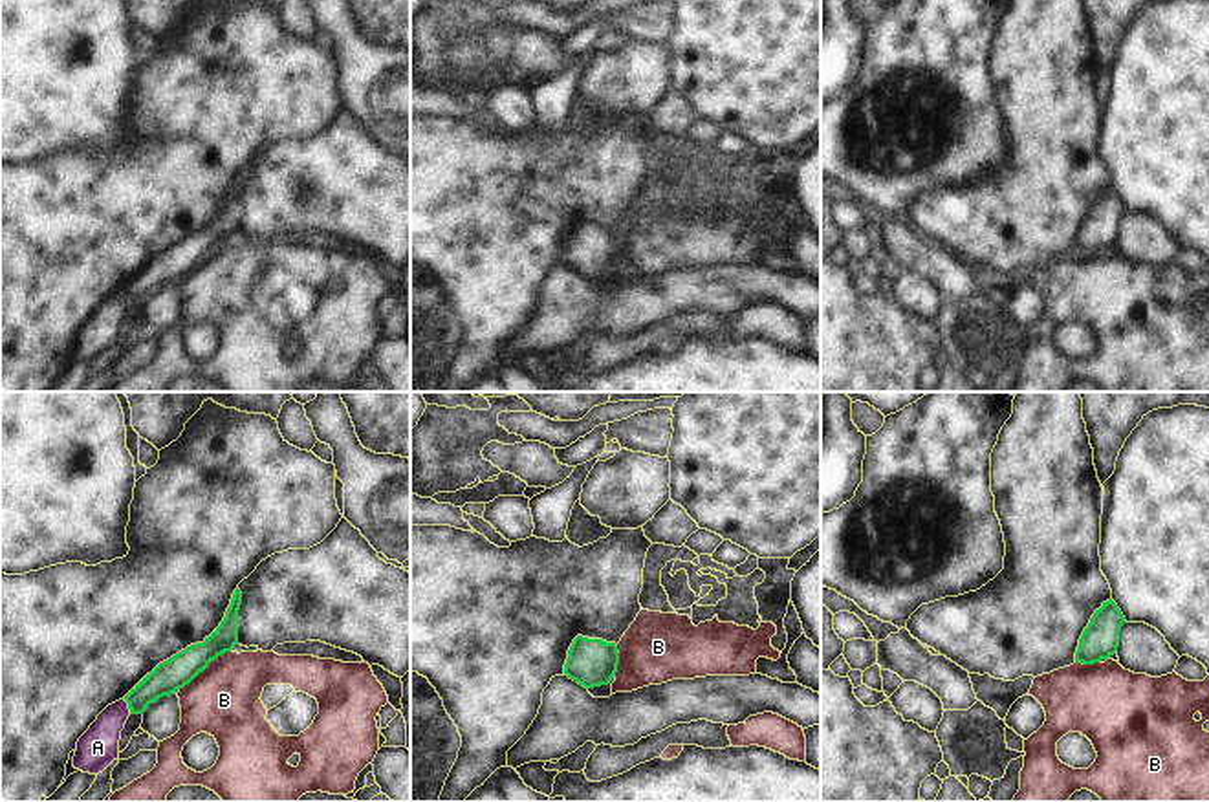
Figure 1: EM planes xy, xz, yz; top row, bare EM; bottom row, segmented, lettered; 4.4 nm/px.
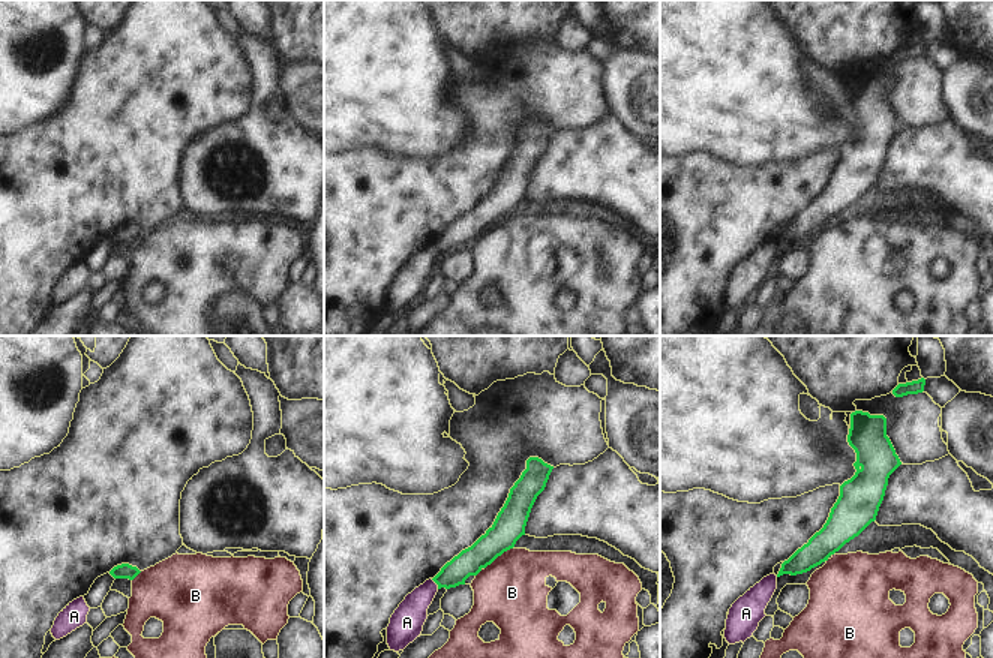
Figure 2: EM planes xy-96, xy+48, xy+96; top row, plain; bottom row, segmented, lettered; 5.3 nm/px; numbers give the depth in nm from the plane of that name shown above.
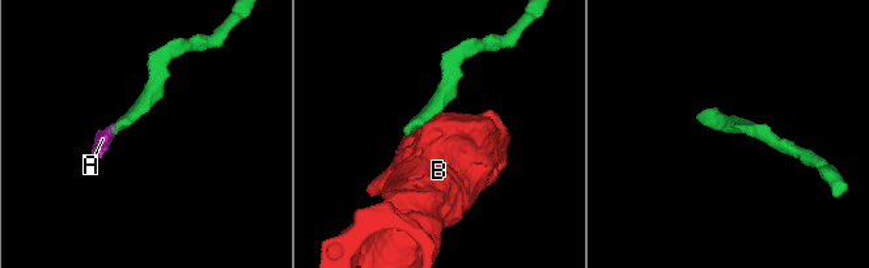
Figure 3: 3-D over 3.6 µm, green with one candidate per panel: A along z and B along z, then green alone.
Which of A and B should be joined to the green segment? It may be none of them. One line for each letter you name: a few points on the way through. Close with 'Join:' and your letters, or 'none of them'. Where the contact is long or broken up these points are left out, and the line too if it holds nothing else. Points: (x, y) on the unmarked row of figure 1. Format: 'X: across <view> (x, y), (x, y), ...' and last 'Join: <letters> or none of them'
Join: none of them

